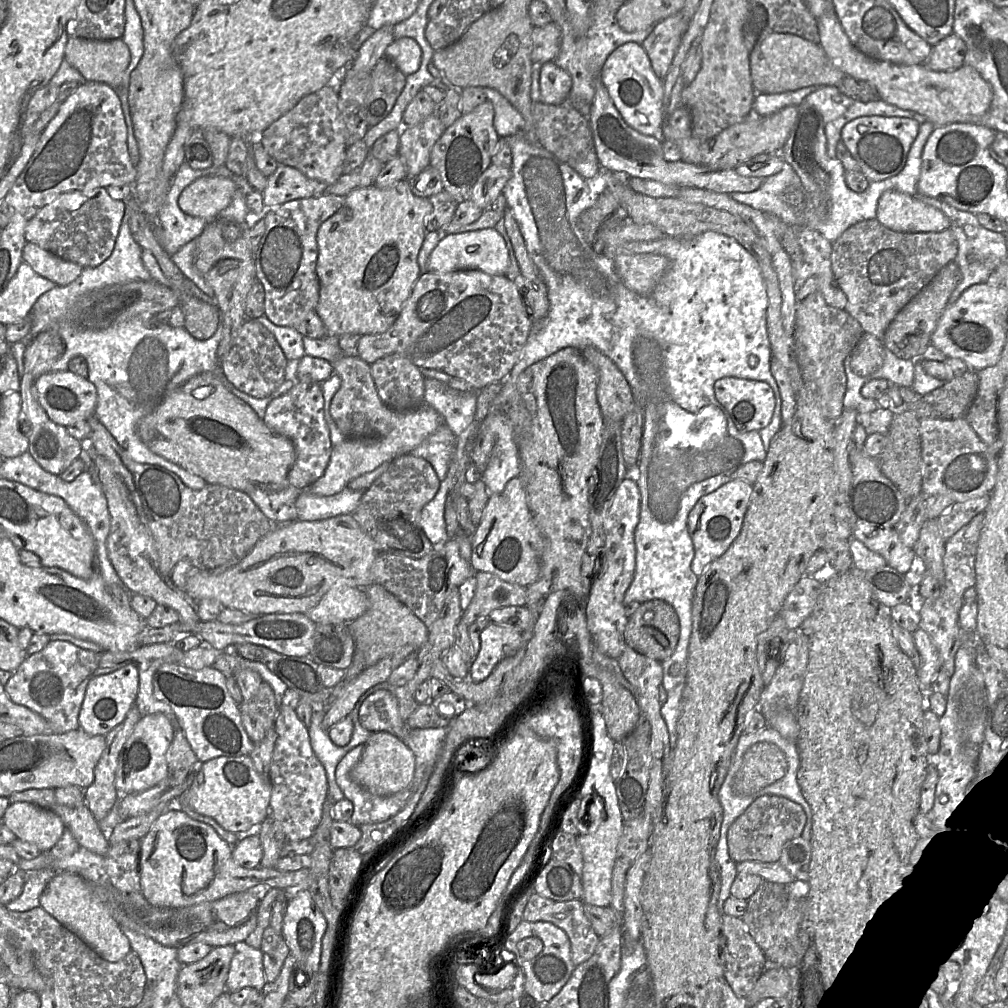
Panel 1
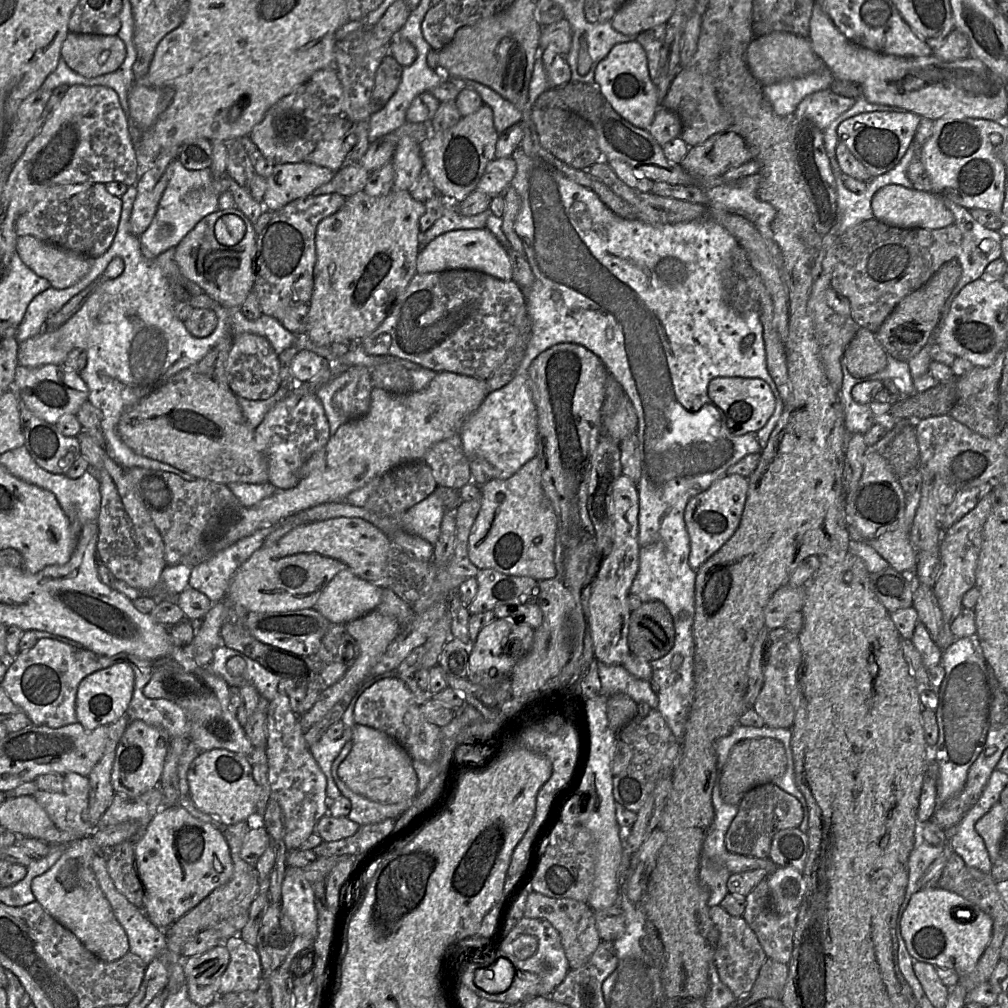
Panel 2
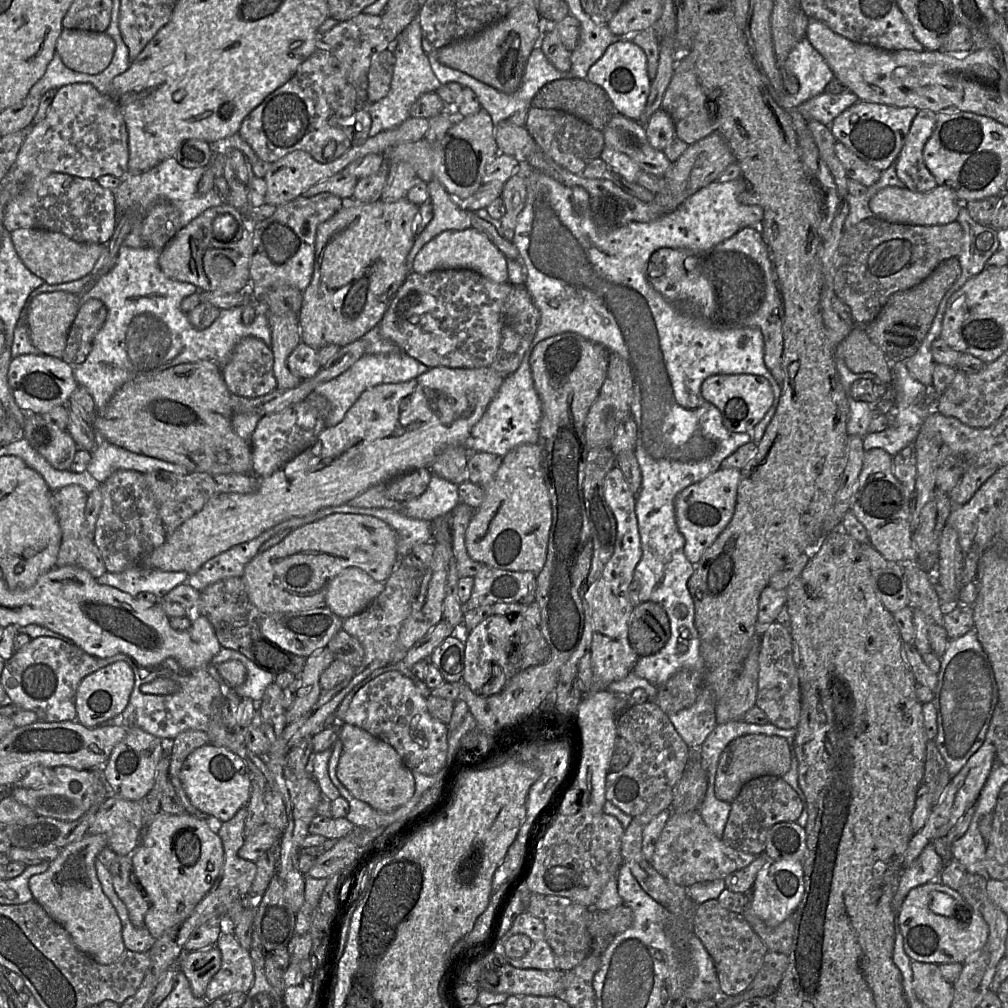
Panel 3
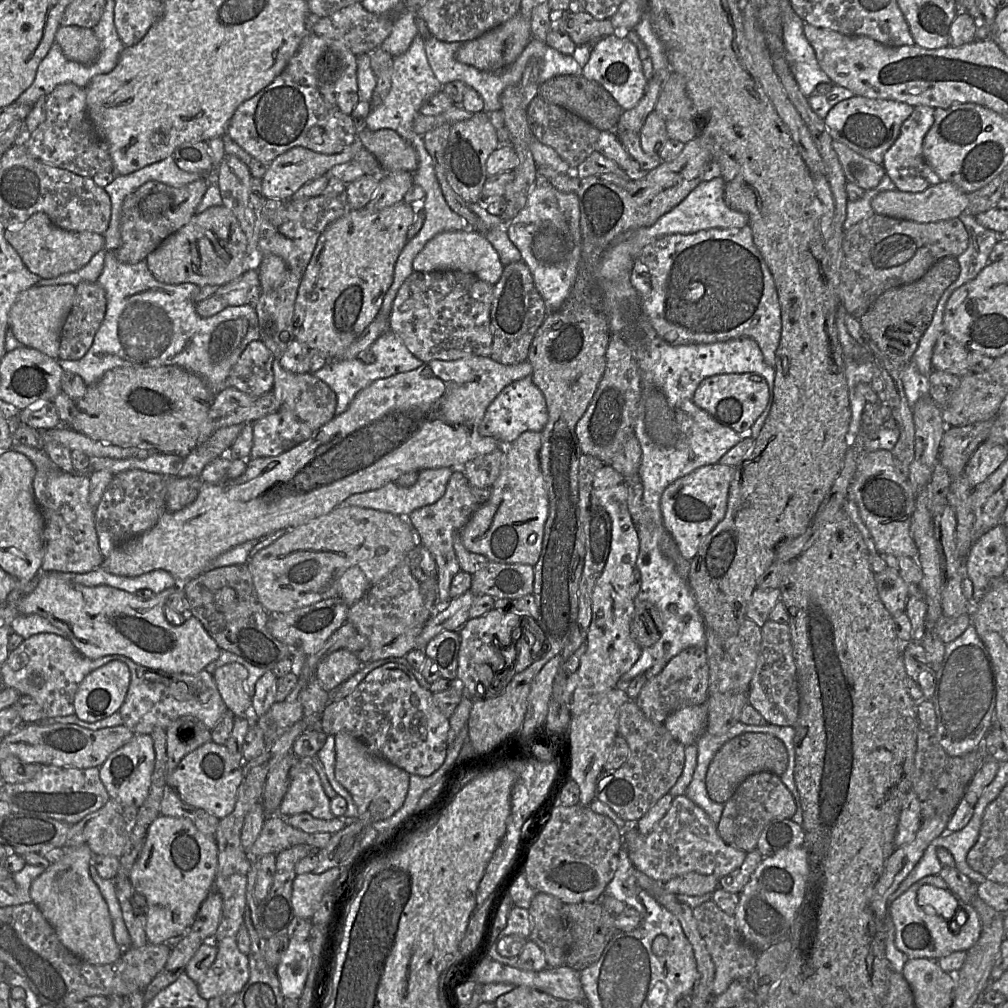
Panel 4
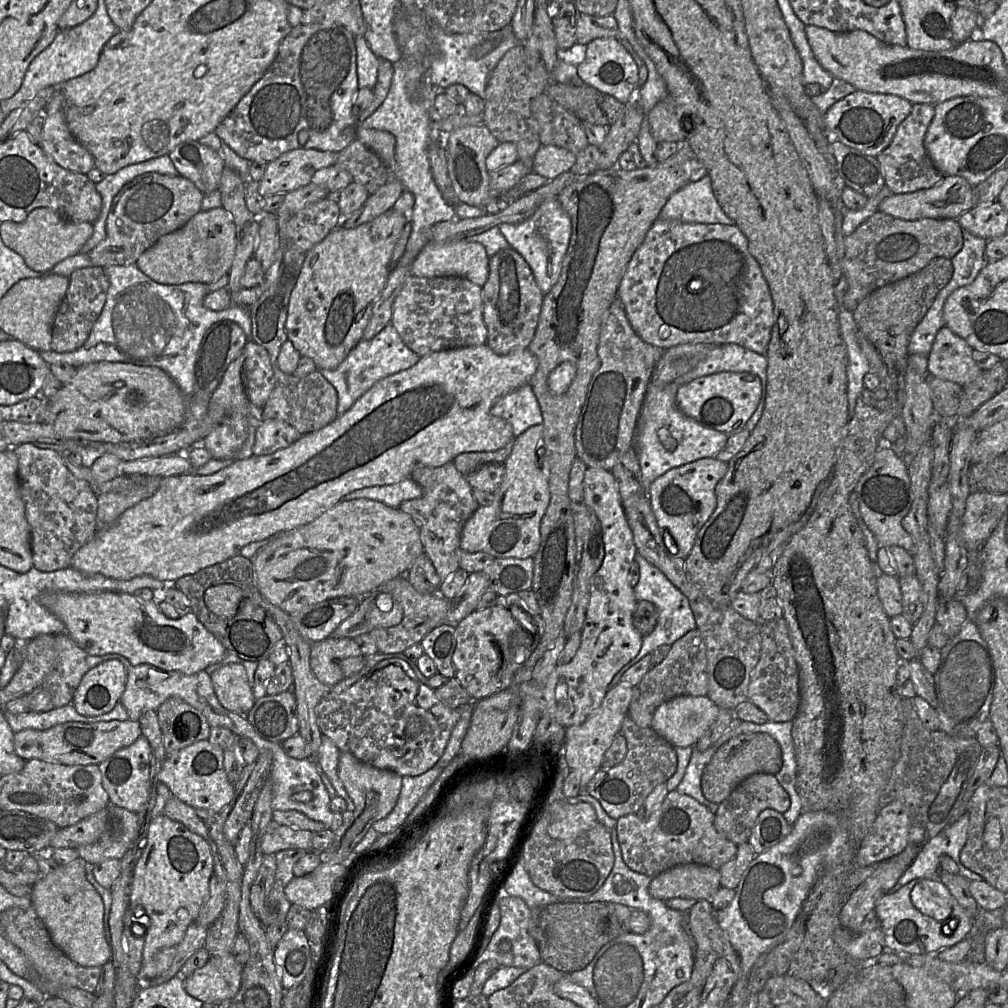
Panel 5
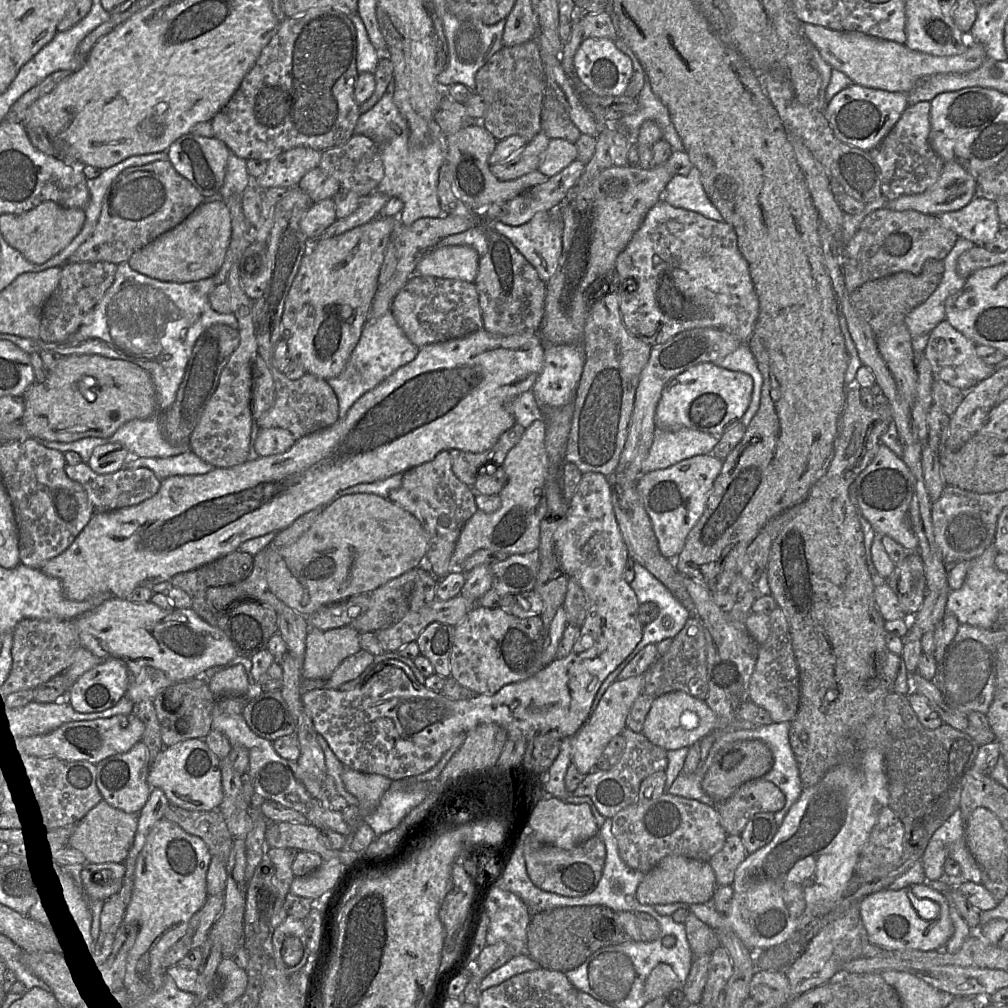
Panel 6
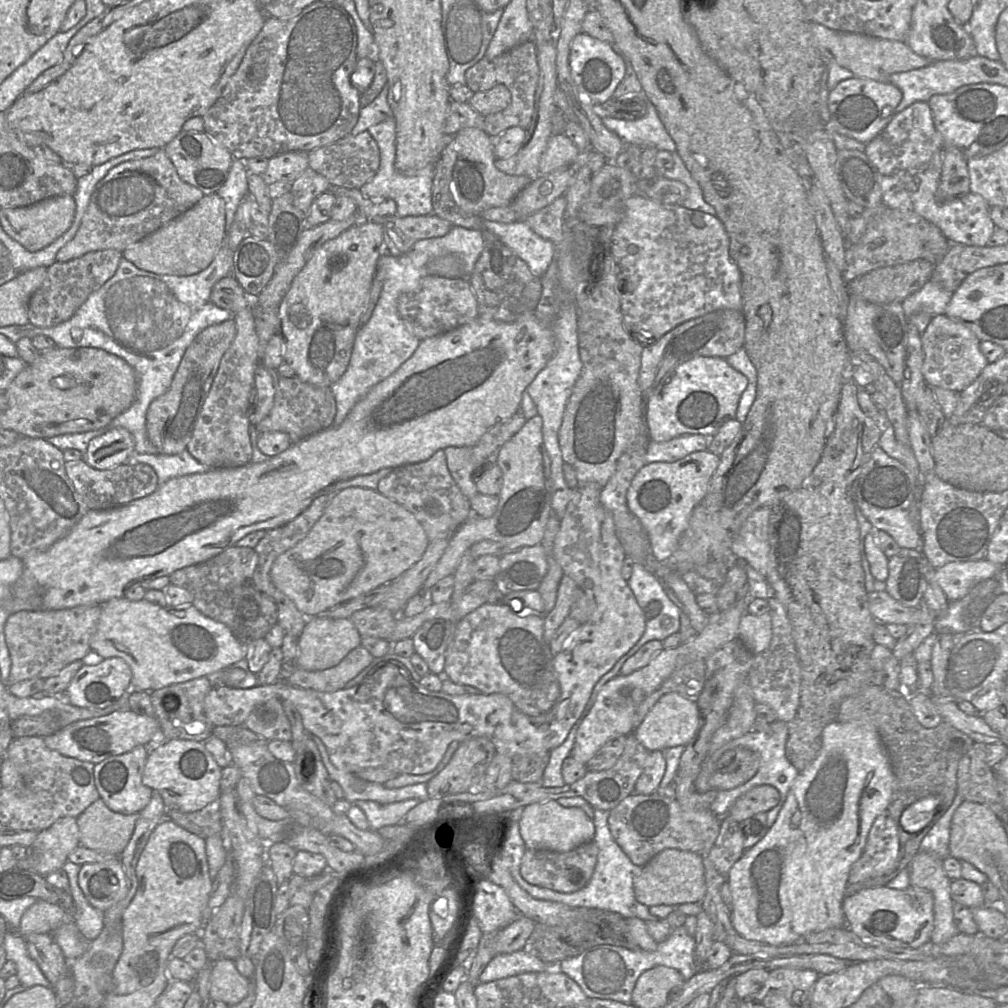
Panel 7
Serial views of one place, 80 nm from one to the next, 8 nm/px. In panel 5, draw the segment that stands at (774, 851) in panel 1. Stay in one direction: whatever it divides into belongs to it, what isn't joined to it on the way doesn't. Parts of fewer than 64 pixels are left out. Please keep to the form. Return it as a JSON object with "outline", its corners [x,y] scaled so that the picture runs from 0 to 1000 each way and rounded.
{"outline":[[[749,767],[737,774],[723,791],[713,798],[708,819],[713,827],[729,838],[740,836],[756,805],[765,803],[777,809],[783,803],[784,798],[782,787],[774,779],[769,769]]]}

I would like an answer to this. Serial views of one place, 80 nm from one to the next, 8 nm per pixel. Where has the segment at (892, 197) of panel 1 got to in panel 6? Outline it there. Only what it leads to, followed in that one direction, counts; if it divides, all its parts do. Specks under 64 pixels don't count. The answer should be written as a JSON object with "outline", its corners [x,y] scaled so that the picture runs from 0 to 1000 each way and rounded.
{"outline":[[[937,161],[935,172],[926,186],[913,192],[883,198],[879,206],[887,209],[907,208],[930,214],[954,207],[968,193],[968,177],[951,163]]]}

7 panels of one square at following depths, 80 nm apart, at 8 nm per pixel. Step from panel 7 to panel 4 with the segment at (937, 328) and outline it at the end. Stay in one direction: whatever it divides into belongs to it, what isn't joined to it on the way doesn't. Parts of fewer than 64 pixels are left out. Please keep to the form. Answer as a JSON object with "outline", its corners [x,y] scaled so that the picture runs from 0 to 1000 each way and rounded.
{"outline":[[[936,328],[930,335],[926,345],[924,355],[925,365],[928,367],[940,369],[951,374],[954,374],[959,370],[965,370],[961,368],[959,361],[960,349],[961,347],[944,335],[938,328]]]}

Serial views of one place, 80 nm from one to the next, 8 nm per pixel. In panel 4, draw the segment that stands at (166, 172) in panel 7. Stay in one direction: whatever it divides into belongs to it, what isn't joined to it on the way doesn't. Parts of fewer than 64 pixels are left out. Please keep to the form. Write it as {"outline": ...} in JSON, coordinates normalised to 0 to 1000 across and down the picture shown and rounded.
{"outline":[[[213,174],[179,186],[148,180],[131,190],[120,206],[120,243],[113,248],[116,258],[126,262],[144,258],[164,237],[180,227],[194,212],[195,204],[200,199],[207,182],[213,183]]]}

